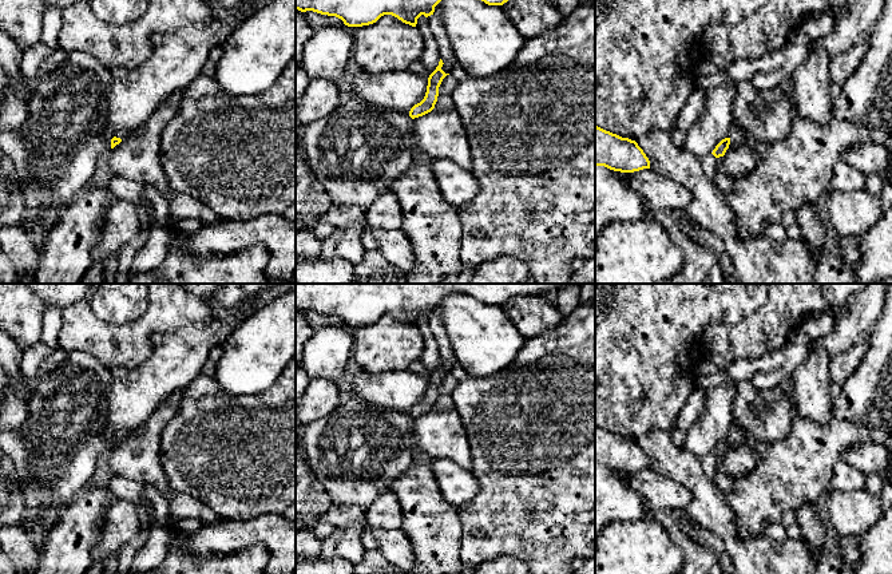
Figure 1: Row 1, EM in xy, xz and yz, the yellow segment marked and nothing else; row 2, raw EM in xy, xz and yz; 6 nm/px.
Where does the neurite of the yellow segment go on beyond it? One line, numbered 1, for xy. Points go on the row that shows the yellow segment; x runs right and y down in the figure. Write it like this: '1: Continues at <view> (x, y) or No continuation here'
1: No continuation here

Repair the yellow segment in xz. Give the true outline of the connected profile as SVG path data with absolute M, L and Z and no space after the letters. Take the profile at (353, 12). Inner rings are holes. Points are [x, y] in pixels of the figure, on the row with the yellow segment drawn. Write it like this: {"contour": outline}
{"contour": "M296 0L296 9L336 16L348 27L376 23L384 15L392 15L405 24L416 27L417 19L433 15L441 0Z"}

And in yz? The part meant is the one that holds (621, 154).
{"contour": "M595 126L595 166L634 173L650 169L650 161L635 140Z"}

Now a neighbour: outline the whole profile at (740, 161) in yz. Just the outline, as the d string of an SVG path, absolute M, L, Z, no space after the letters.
M729 145L723 155L728 175L734 181L748 177L761 161L762 154L749 145Z

